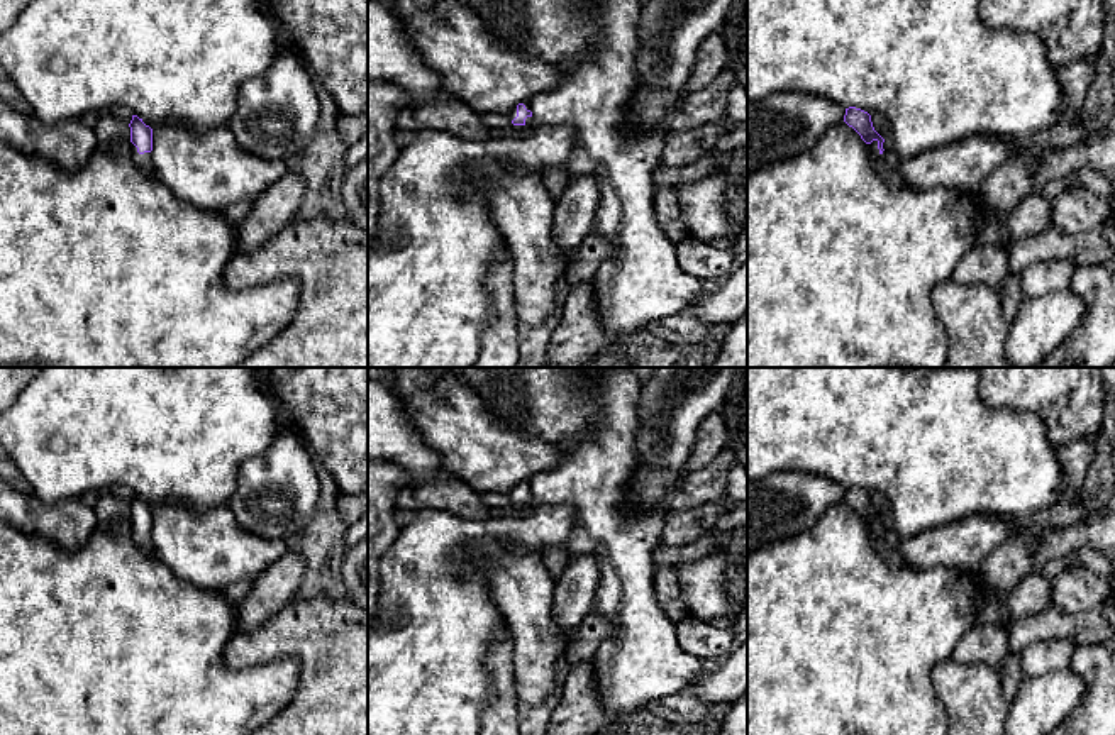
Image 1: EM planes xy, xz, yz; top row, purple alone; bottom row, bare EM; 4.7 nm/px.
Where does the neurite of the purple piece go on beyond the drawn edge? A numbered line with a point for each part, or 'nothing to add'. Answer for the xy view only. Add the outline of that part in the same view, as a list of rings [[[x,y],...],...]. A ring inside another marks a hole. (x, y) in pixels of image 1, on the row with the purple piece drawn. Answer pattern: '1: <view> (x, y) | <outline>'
1: xy (144, 161) | [[[130,144],[130,154],[132,154],[132,159],[134,163],[146,173],[156,176],[156,169],[154,169],[154,164],[153,164],[153,159],[151,159],[151,152],[144,152],[144,154],[139,154],[137,152],[137,147]]]

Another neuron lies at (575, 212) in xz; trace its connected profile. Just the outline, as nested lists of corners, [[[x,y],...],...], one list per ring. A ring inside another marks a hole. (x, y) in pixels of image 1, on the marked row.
[[[593,176],[573,180],[556,202],[551,234],[566,257],[593,232],[598,203],[600,181]]]

